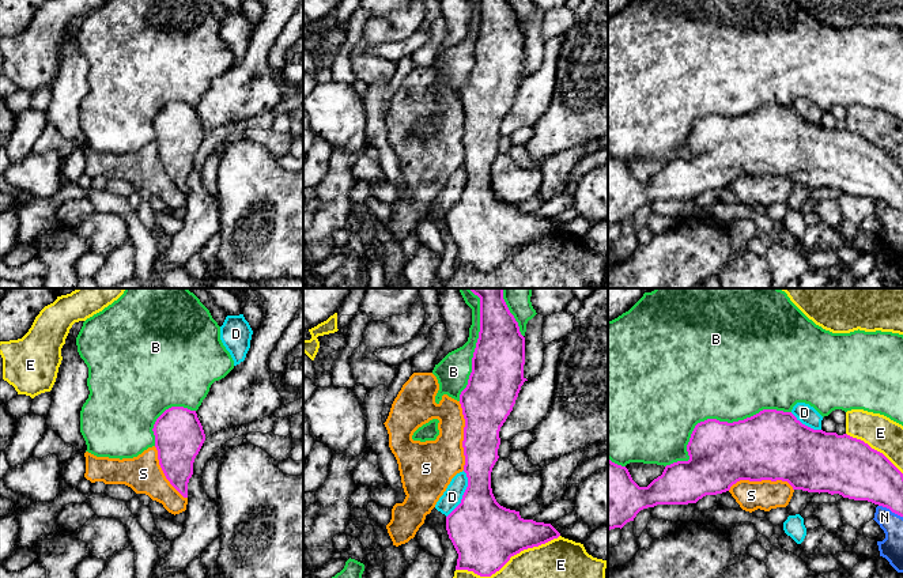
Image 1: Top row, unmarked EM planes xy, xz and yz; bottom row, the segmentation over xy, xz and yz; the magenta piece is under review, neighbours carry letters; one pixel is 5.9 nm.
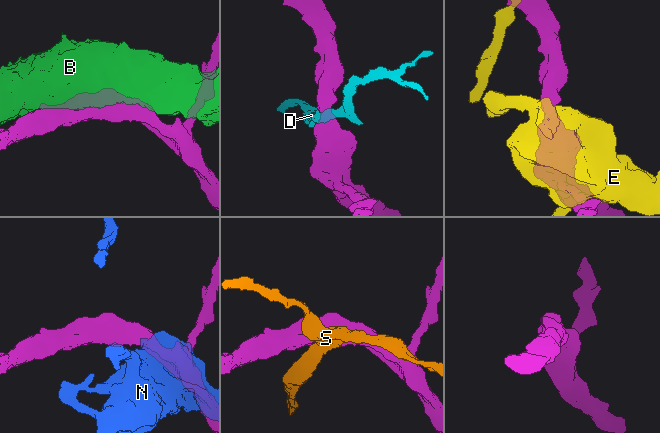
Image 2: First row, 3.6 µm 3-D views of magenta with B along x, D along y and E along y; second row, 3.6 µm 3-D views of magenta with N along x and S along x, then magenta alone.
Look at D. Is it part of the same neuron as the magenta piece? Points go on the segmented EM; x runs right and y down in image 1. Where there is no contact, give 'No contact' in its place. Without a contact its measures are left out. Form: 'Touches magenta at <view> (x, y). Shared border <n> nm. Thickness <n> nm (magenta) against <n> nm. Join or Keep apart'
Touches magenta at xz (464, 494). Shared border 300 nm. Thickness 380 nm (magenta) against 110 nm. Keep apart

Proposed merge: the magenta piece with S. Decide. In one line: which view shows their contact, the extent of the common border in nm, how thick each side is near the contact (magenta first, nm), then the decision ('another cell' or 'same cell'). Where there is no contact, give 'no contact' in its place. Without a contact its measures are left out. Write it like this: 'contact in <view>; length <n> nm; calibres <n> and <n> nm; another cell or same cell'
contact in xz; length 400 nm; calibres 300 and 280 nm; another cell

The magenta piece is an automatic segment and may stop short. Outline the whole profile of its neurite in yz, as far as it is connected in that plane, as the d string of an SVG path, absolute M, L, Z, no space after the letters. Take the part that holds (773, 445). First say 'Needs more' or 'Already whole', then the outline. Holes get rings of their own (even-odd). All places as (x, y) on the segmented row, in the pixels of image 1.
Already whole. M763 409L733 423L707 419L695 426L687 452L688 461L666 465L647 487L639 487L626 466L608 458L608 530L621 529L643 509L696 503L706 495L729 491L740 480L782 480L793 490L868 500L903 517L903 473L883 453L847 434L813 430L791 412Z

